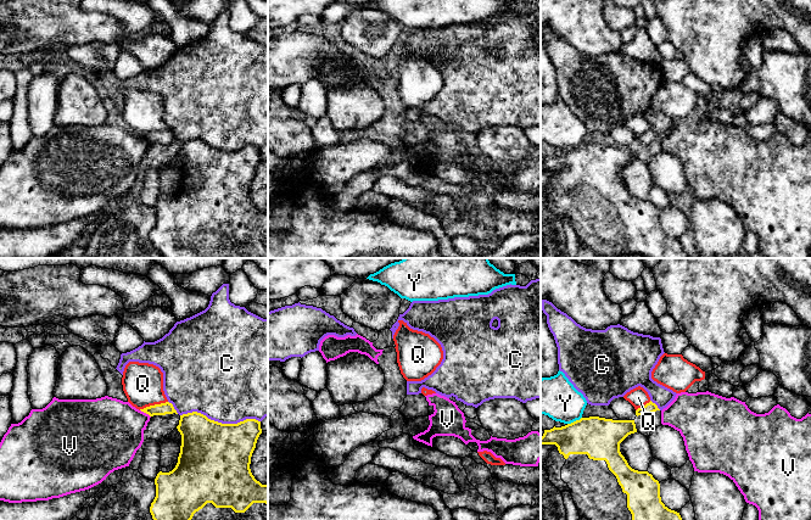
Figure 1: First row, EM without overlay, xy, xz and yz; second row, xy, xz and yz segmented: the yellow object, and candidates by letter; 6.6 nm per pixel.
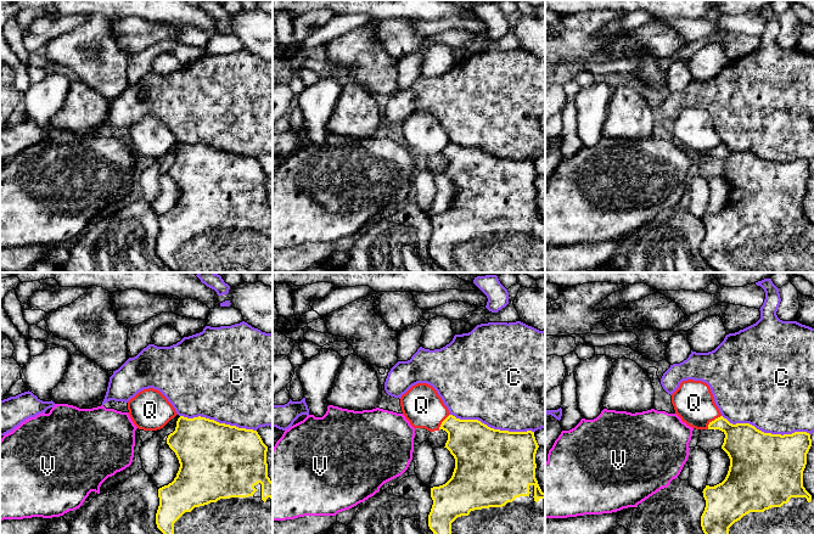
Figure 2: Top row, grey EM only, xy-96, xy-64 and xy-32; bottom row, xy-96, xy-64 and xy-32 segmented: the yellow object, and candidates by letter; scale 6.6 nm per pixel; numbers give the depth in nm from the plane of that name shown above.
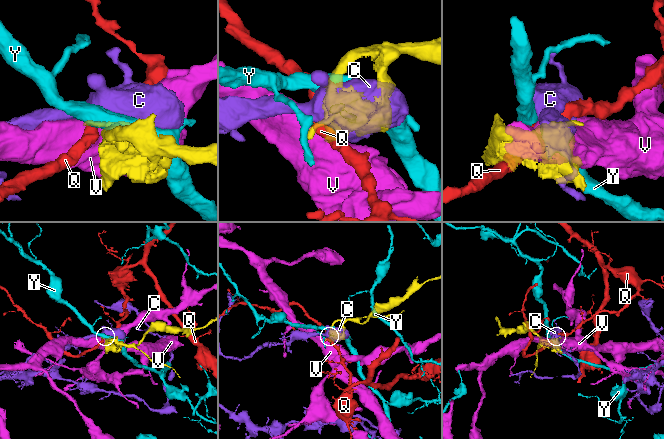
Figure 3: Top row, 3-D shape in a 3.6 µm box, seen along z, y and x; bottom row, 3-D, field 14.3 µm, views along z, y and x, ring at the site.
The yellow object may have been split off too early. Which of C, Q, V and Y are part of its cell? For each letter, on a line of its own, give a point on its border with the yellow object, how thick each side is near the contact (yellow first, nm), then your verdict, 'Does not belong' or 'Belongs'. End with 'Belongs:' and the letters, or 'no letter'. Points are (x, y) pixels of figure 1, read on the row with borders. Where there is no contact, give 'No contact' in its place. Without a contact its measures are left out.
C: Touches yellow at xy (221, 423). Thickness 480 nm (yellow) against 480 nm. Does not belong
Q: Touches yellow at xy (152, 406). Thickness 80 nm (yellow) against 280 nm. Does not belong
V: Touches yellow at xy (145, 412). Thickness 80 nm (yellow) against 420 nm. Does not belong
Y: Touches yellow at yz (574, 421). Thickness 280 nm (yellow) against 260 nm. Does not belong
Belongs: no letter

